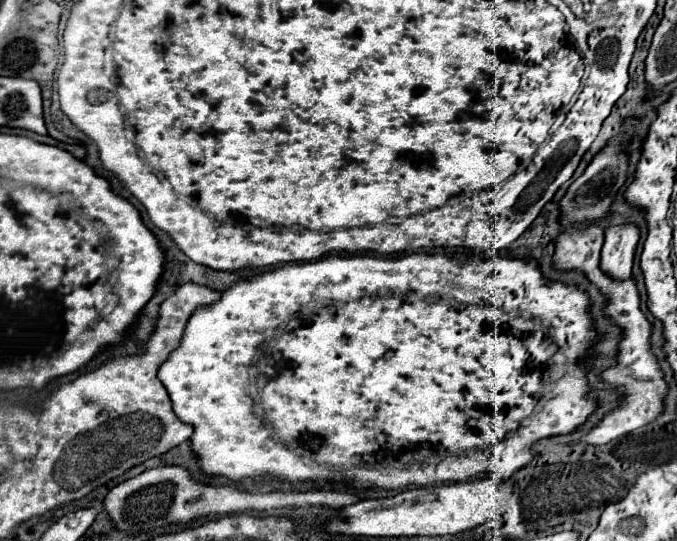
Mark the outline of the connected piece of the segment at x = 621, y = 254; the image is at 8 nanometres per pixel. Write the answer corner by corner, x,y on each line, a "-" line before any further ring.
619,225
605,229
605,243
601,249
601,271
615,279
631,279
633,255
639,241
639,229
635,225

